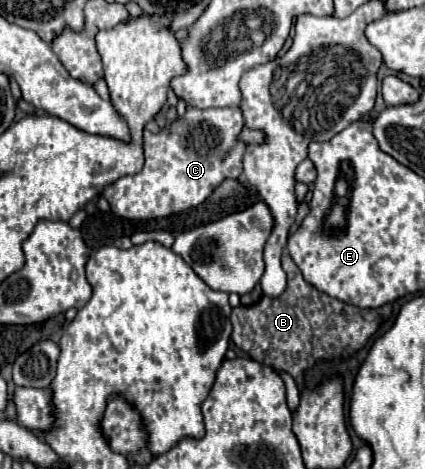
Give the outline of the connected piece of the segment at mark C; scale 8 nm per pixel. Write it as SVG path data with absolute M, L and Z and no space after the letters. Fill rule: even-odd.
M187 108L185 116L167 124L159 132L147 132L147 140L143 136L143 170L115 180L101 194L107 198L111 212L127 220L163 218L191 210L203 204L213 194L213 188L225 178L237 178L243 174L241 156L245 144L239 138L241 130L243 114L239 108Z

